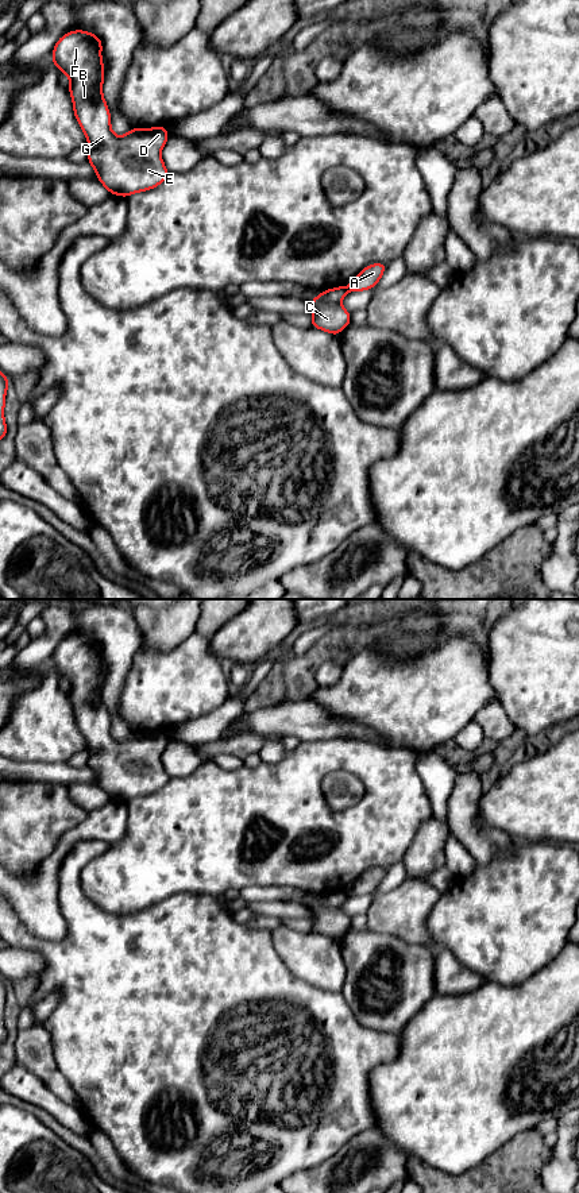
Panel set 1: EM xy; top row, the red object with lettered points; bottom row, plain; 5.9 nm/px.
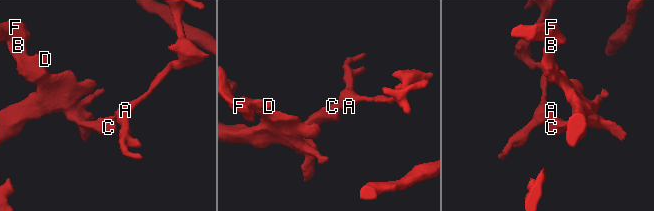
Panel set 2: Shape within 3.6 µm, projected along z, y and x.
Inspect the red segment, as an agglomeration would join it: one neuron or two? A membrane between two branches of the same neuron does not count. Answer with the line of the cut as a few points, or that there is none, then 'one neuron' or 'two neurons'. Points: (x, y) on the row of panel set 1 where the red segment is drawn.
xy (347, 286), (350, 289) | two neurons

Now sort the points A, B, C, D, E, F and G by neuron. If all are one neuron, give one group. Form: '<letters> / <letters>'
A / B C D E F G

